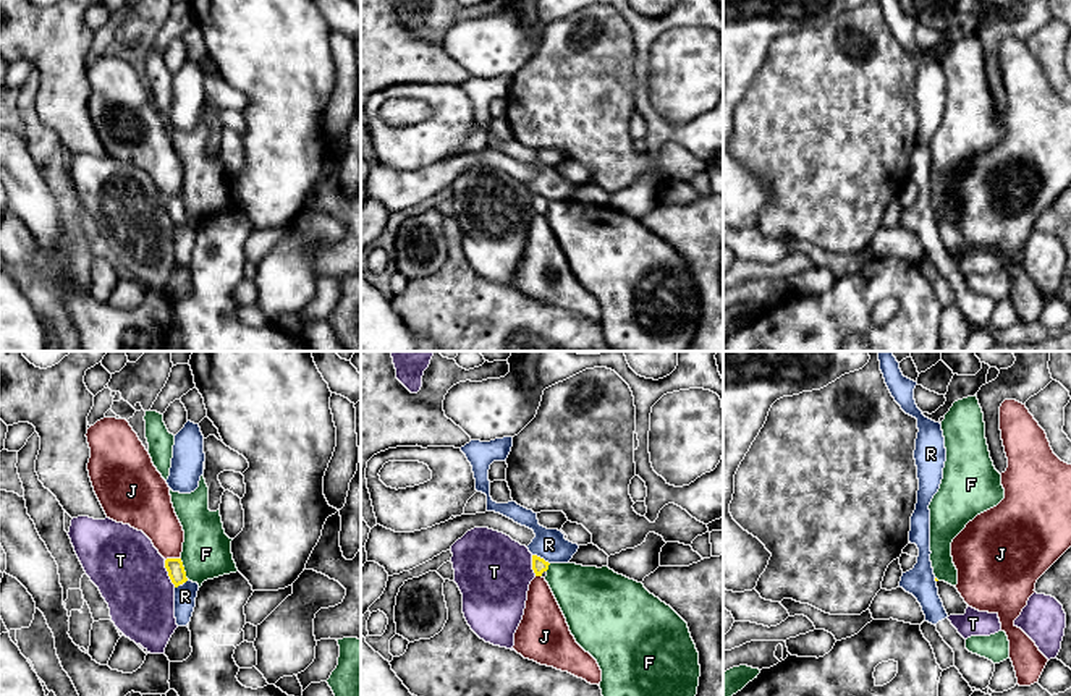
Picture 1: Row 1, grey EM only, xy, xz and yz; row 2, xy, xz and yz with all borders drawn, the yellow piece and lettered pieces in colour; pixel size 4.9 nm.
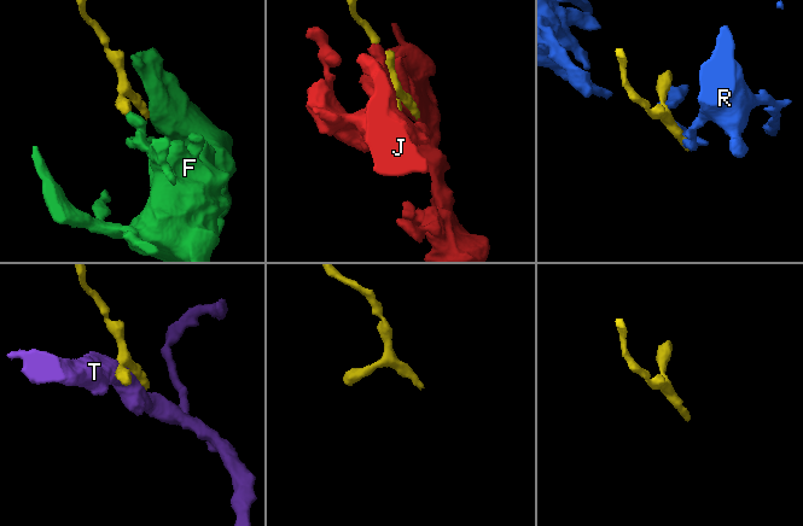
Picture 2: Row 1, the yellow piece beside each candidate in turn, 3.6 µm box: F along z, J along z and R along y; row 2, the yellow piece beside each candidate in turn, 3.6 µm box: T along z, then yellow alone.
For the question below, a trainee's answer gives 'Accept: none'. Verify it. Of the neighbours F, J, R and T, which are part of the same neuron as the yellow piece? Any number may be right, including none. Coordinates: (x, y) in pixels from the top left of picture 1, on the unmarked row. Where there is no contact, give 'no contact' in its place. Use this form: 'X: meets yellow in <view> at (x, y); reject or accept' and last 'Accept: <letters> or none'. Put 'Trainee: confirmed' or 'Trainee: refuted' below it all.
F: meets yellow in xy at (183, 206); reject
J: meets yellow in xy at (172, 196); reject
R: meets yellow in xz at (539, 195); reject
T: meets yellow in xy at (169, 211); reject
Accept: none
Trainee: confirmed

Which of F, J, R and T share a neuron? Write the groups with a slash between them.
F / J / R / T

